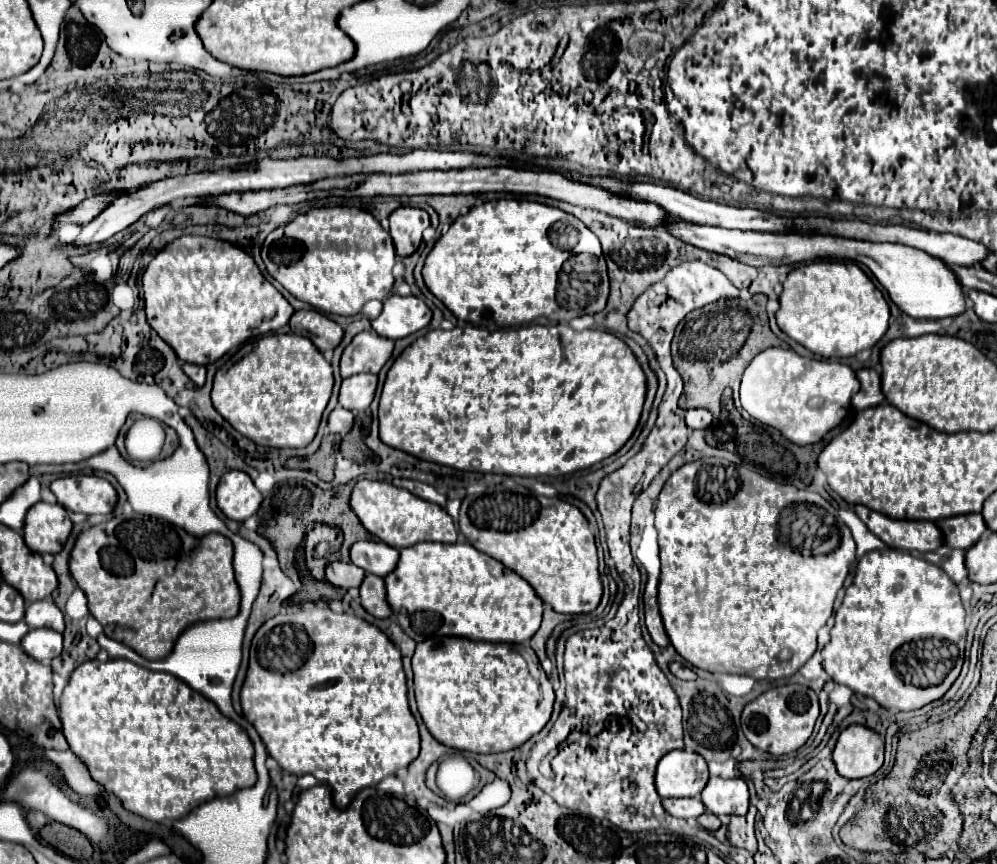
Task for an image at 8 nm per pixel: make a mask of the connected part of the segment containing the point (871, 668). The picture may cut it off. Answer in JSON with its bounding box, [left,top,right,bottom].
[822,547,966,709]

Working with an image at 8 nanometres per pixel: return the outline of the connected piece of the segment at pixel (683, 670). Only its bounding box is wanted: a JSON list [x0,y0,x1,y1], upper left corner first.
[670,663,696,679]

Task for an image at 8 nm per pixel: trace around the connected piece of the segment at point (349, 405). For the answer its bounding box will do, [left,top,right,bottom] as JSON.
[340,373,378,409]

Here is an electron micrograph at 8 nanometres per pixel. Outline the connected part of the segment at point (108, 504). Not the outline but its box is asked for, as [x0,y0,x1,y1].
[50,475,118,515]

